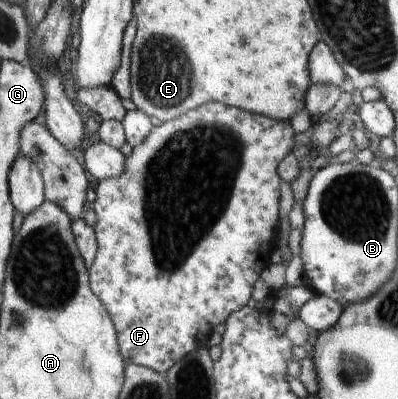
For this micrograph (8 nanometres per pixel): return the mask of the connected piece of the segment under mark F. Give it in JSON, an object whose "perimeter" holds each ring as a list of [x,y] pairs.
{"perimeter":[[[211,102],[211,104],[203,104],[199,108],[189,110],[173,120],[167,120],[160,126],[153,127],[153,130],[143,138],[143,142],[139,146],[133,146],[132,152],[124,156],[125,168],[121,170],[117,178],[99,180],[95,190],[96,199],[92,204],[96,215],[96,224],[93,228],[96,234],[97,254],[95,254],[93,264],[89,266],[88,275],[93,294],[101,300],[101,304],[111,316],[113,326],[117,331],[120,355],[125,366],[133,363],[151,368],[161,374],[166,373],[175,362],[179,362],[189,352],[197,348],[207,348],[206,340],[215,326],[225,322],[229,315],[241,310],[249,302],[253,284],[259,280],[263,270],[269,268],[271,256],[279,247],[278,212],[282,180],[279,178],[277,167],[279,162],[297,146],[295,136],[295,130],[290,122],[277,122],[263,114],[251,114],[239,108]]]}

